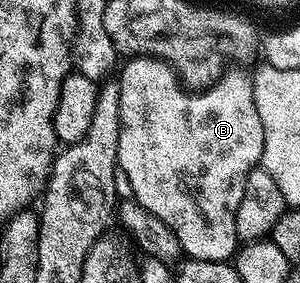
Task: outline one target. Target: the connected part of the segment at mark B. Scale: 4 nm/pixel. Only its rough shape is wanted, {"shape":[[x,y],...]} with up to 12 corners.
{"shape":[[121,66],[118,168],[187,258],[229,262],[254,82]]}

